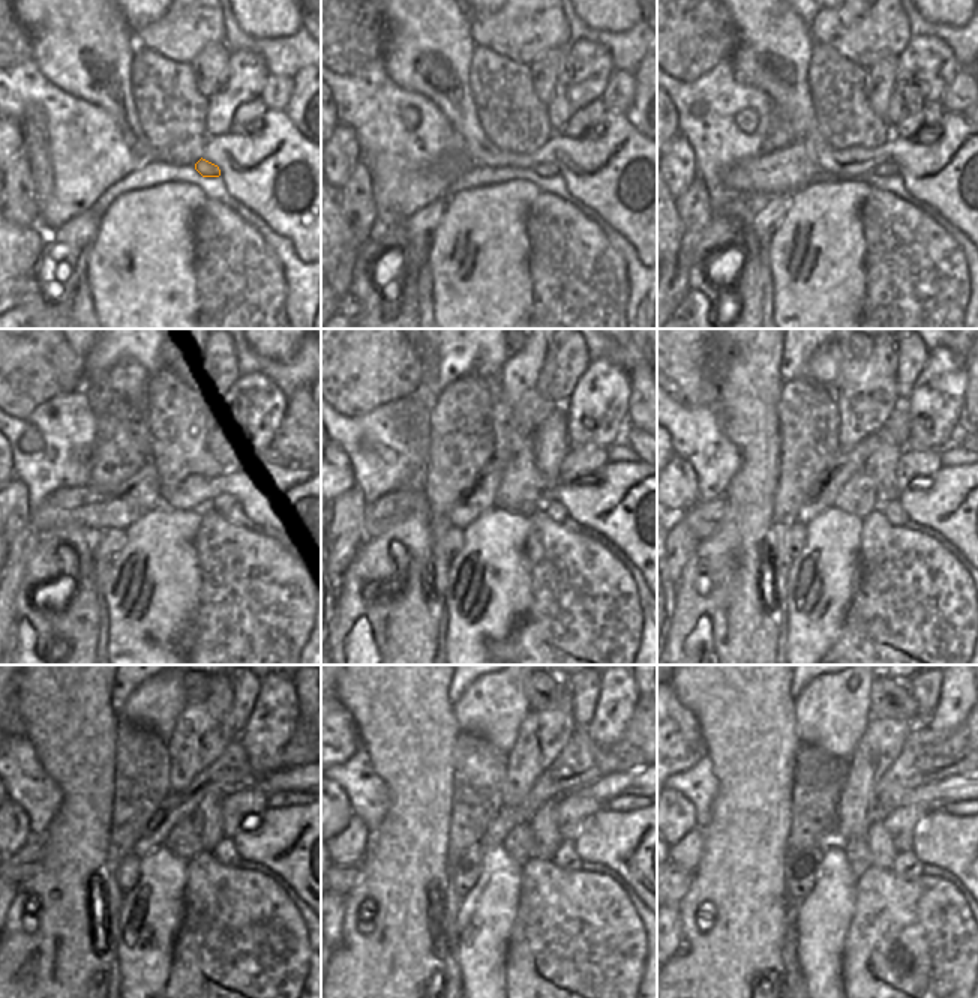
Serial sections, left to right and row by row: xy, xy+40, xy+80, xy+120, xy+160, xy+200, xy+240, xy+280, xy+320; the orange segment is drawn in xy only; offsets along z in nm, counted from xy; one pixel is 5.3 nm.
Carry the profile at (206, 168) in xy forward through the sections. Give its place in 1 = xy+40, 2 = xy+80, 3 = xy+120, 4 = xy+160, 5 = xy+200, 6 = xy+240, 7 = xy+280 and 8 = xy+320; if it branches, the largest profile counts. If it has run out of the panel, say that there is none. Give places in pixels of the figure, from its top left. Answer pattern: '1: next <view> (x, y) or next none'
1: next xy+40 (545, 170)
2: next xy+80 (887, 168)
3: next xy+120 (222, 505)
4: next xy+160 (554, 508)
5: next xy+200 (893, 511)
6: next xy+240 (225, 853)
7: next xy+280 (566, 857)
8: next xy+320 (906, 866)

